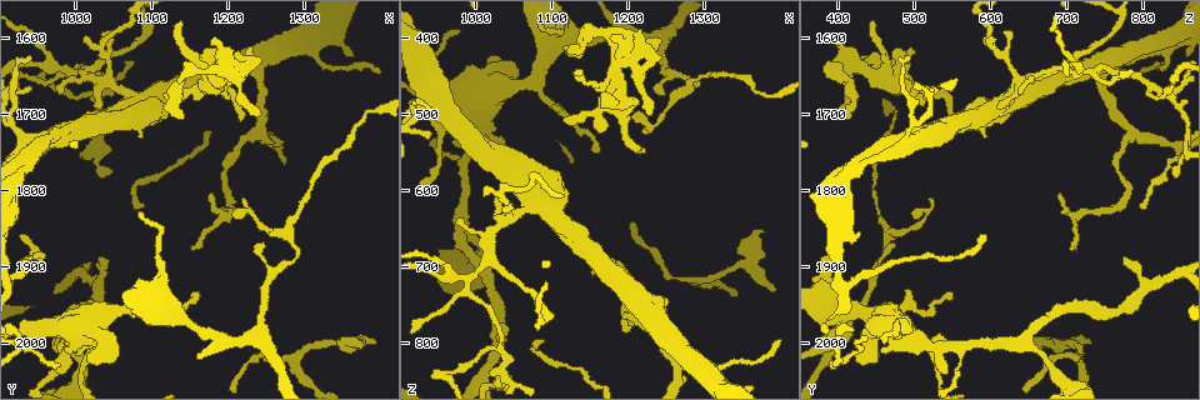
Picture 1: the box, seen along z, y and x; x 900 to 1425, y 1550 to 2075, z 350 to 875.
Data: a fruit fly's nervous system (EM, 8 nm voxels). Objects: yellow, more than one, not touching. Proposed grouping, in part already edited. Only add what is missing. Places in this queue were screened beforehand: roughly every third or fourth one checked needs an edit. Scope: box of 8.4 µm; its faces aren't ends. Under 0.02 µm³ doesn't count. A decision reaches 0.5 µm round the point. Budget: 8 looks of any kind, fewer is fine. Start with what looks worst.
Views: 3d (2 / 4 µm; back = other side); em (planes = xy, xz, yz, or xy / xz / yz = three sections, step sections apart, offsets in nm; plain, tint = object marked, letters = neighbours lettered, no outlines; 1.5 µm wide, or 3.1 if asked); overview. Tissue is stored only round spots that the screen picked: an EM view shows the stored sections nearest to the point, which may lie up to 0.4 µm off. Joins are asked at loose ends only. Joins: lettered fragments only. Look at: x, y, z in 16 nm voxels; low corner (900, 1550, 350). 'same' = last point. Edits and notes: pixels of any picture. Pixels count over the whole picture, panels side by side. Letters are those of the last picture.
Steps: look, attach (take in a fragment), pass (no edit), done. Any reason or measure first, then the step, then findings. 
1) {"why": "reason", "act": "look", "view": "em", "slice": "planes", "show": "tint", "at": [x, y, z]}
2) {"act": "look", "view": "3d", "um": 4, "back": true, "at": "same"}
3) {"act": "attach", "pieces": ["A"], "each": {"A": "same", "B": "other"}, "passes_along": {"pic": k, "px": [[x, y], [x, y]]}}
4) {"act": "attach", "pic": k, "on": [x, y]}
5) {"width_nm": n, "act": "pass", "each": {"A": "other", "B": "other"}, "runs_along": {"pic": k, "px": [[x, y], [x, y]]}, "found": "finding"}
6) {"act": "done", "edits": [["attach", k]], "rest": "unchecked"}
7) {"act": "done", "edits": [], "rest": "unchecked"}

{"why": "thick end", "act": "look", "view": "3d", "um": 2, "back": true, "at": [1020, 2020, 420]}

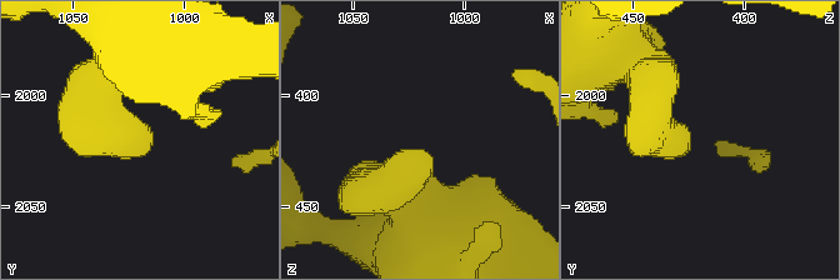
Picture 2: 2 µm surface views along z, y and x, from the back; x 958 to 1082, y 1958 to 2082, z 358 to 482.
{"act": "look", "view": "em", "slice": "planes", "show": "letters", "at": [1019, 2023, 423]}

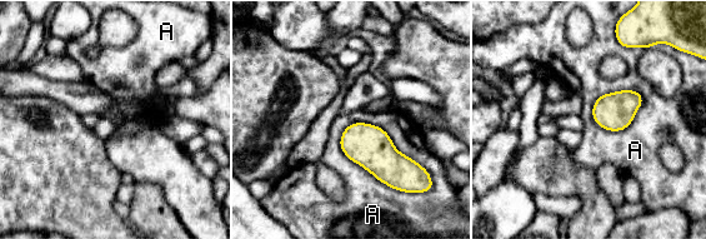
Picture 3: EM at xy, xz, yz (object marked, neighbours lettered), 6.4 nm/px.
{"act": "pass", "each": {"A": "other"}, "border": {"pic": 3, "px": [[341, 132], [375, 124], [424, 168]]}, "found": "none of them fits"}

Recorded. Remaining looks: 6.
{"why": "branch stops here", "act": "look", "view": "em", "slice": "xy", "step": 8, "show": "tint", "at": [1230, 1615, 500]}

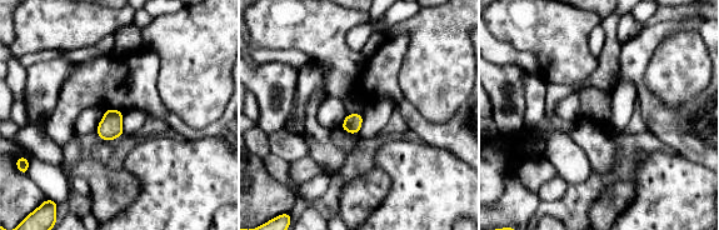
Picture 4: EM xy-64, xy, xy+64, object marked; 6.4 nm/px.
{"act": "look", "view": "em", "slice": "planes", "show": "letters", "at": "same"}

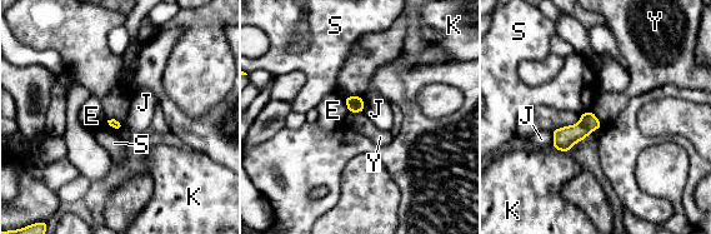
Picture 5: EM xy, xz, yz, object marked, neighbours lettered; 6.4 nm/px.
{"act": "pass", "each": {"E": "other", "J": "other", "K": "other", "S": "other", "Y": "other"}, "border": {"pic": 5, "px": [[108, 119], [118, 119], [123, 124]]}, "found": "no lettered fragment goes on from it"}

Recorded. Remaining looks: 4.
{"why": "thin end", "act": "look", "view": "em", "slice": "planes", "show": "letters", "at": [1155, 1875, 710]}

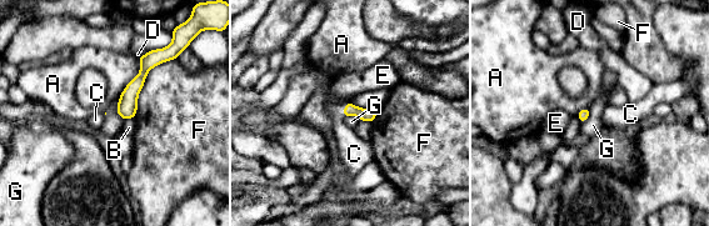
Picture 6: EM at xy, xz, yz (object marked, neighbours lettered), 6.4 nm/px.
{"act": "attach", "pieces": ["C"], "each": {"A": "other", "B": "other", "C": "same", "D": "other", "E": "other", "F": "other", "G": "other"}, "passes_along": {"pic": 6, "px": [[369, 115], [343, 111], [351, 149]]}, "found": "the neuron continues"}

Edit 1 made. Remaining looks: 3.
{"act": "done", "edits": [["attach", 6]], "rest": "unchecked"}

